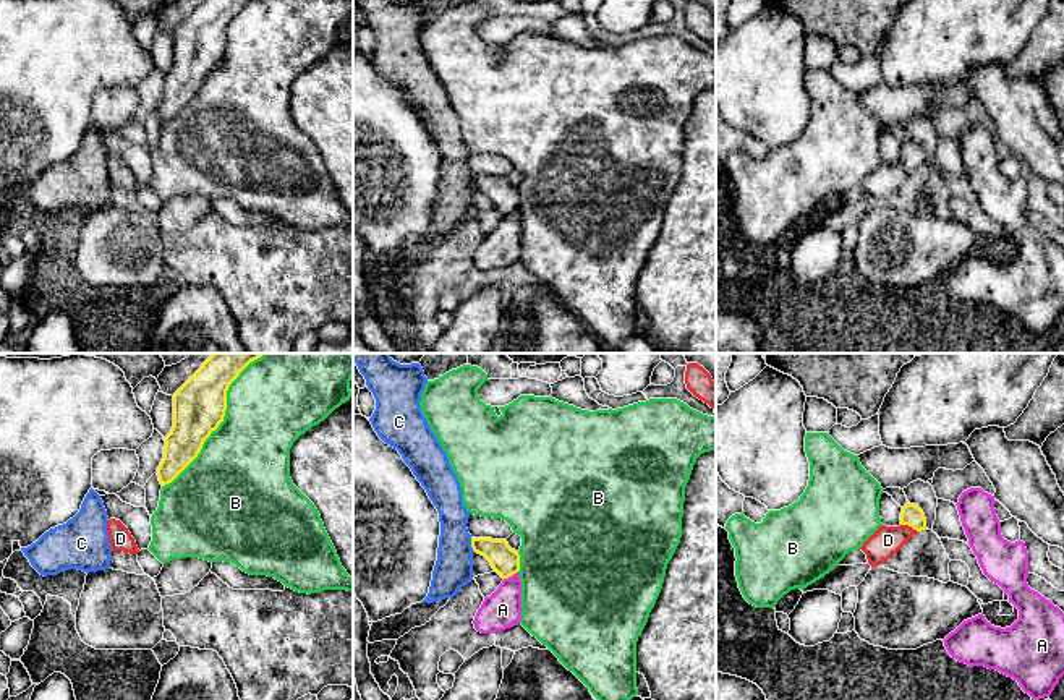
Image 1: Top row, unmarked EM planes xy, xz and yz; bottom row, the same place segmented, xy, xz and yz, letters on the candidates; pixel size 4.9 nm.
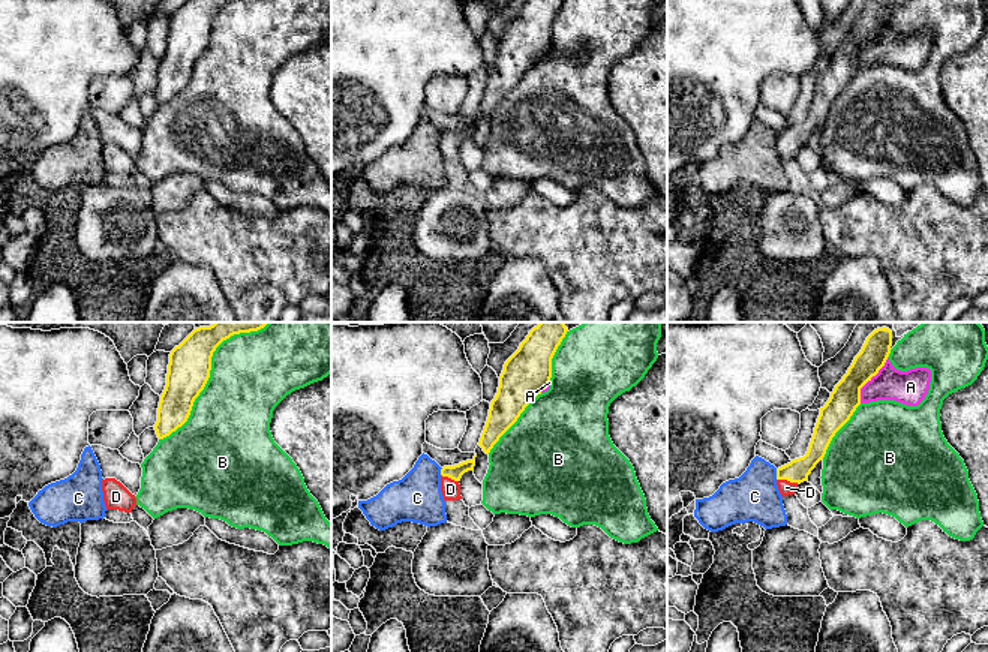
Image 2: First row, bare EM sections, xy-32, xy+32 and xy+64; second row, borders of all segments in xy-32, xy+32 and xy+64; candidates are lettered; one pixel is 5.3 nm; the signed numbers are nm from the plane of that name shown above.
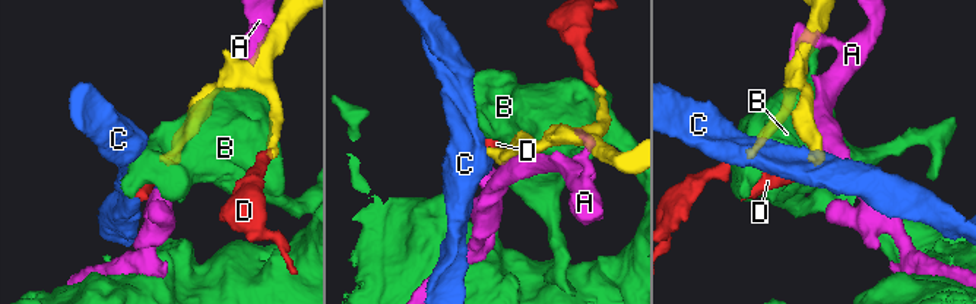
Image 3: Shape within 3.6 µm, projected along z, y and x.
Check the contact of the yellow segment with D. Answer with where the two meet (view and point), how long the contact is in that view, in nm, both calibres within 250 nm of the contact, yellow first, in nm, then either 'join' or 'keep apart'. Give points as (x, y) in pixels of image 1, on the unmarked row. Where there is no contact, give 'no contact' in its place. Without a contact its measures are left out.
meets yellow in yz at (909, 162); contact 100 nm long; 110 nm thick on the yellow side, 140 nm on the other; join

